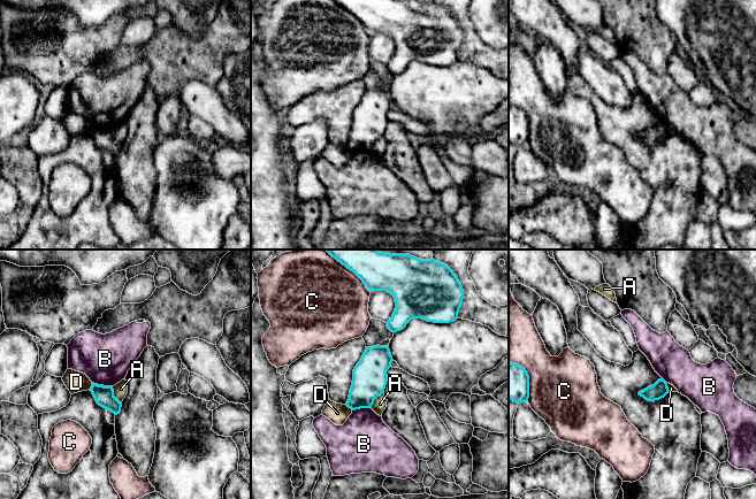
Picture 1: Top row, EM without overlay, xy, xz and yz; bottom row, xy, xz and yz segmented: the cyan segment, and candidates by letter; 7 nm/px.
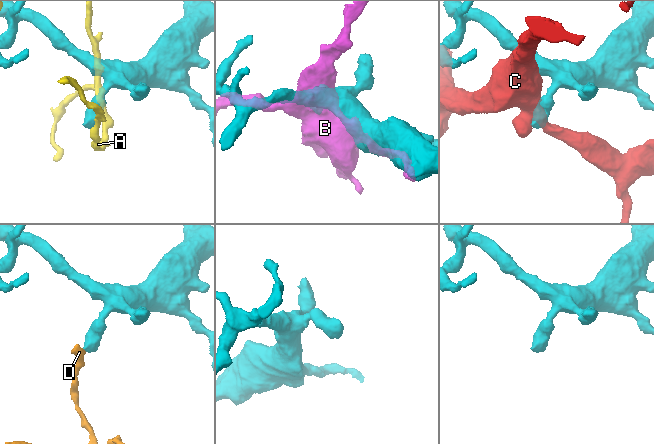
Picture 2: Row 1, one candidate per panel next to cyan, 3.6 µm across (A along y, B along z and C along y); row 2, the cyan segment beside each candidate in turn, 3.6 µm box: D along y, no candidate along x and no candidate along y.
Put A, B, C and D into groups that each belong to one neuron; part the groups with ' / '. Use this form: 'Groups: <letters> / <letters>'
Groups: A / B / C / D

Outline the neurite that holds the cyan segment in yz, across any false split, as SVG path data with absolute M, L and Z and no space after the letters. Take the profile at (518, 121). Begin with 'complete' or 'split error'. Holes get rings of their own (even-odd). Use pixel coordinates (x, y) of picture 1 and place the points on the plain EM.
complete | M509 106L509 141L513 145L526 145L529 140L529 118L526 112L517 106Z

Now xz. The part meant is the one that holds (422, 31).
complete | M335 0L338 5L353 14L369 33L388 33L396 44L396 51L387 64L391 75L403 72L413 61L422 61L434 66L450 66L458 61L458 55L464 41L464 32L453 14L444 6L418 0Z

